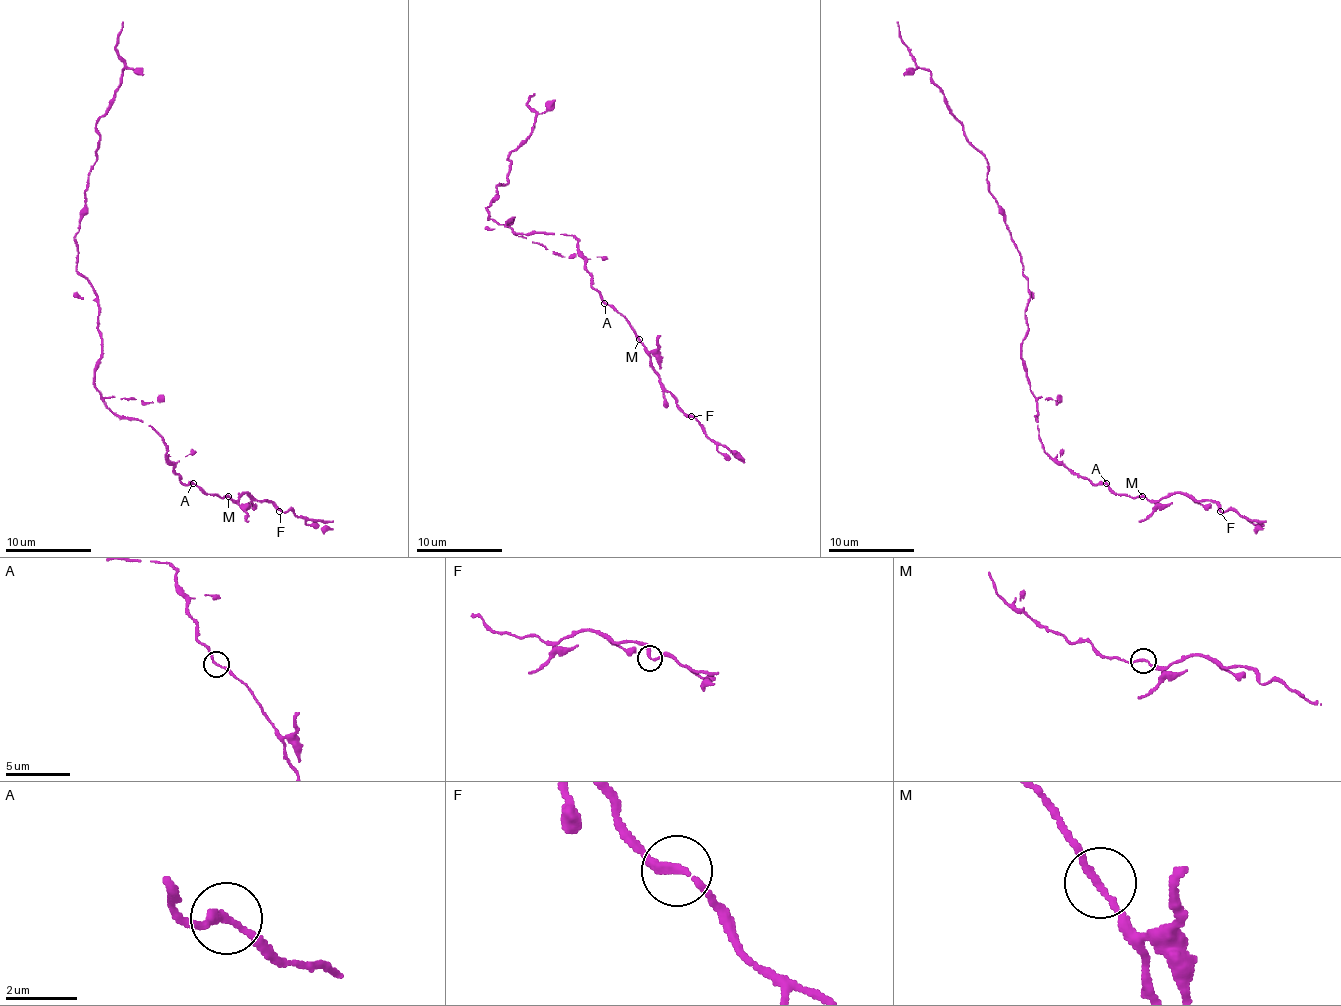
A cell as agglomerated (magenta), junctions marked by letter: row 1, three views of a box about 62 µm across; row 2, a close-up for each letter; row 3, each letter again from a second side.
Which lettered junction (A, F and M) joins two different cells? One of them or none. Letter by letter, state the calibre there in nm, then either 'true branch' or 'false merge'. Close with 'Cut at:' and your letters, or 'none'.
A: 200 nm thick; true branch
F: 220 nm thick; true branch
M: 180 nm thick; true branch
Cut at: none

